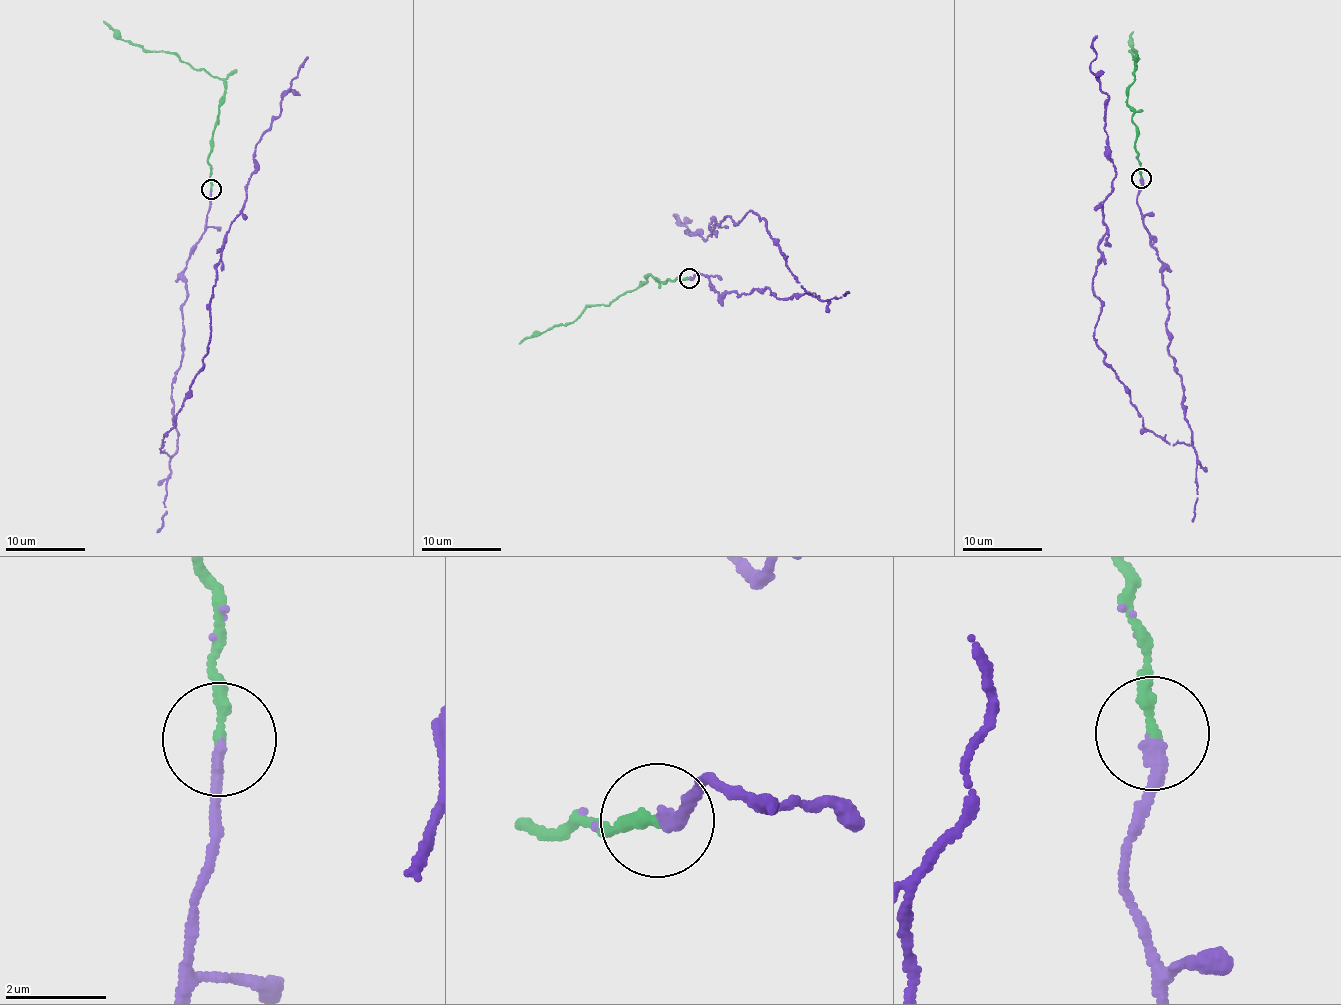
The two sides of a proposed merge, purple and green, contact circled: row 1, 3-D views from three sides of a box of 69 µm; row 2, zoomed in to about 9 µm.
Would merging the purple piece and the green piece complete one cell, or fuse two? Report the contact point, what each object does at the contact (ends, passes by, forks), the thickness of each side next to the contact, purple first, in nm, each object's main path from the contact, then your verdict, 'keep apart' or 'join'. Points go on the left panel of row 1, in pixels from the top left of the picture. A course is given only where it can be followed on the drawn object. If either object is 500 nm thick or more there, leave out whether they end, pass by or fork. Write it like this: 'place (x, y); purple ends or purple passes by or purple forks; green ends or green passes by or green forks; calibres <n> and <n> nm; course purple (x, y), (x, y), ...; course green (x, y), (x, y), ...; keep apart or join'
place (211, 189); purple ends; green ends; calibres 220 and 220 nm; course purple (210, 188), (184, 273), (170, 457), (161, 451), (203, 366), (254, 145), (309, 56); course green (210, 188), (211, 137), (219, 113), (219, 99), (224, 93), (224, 81), (172, 53), (132, 45), (104, 20); join

